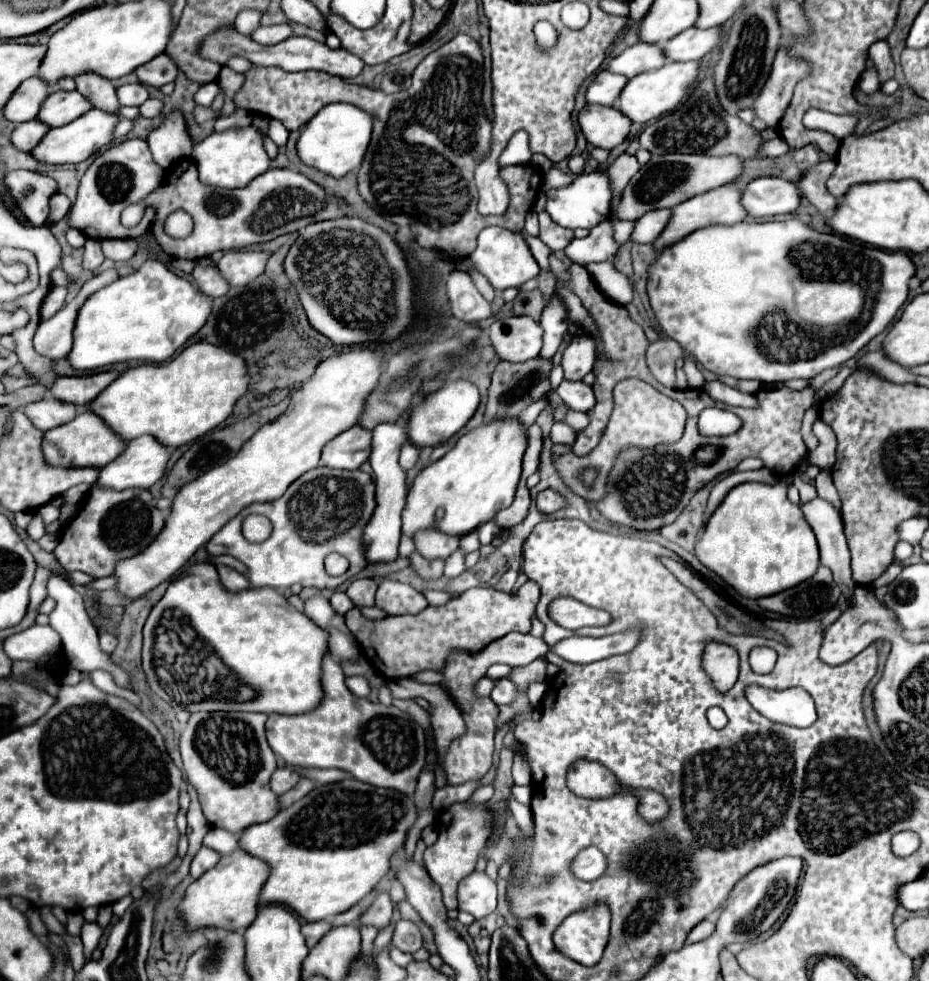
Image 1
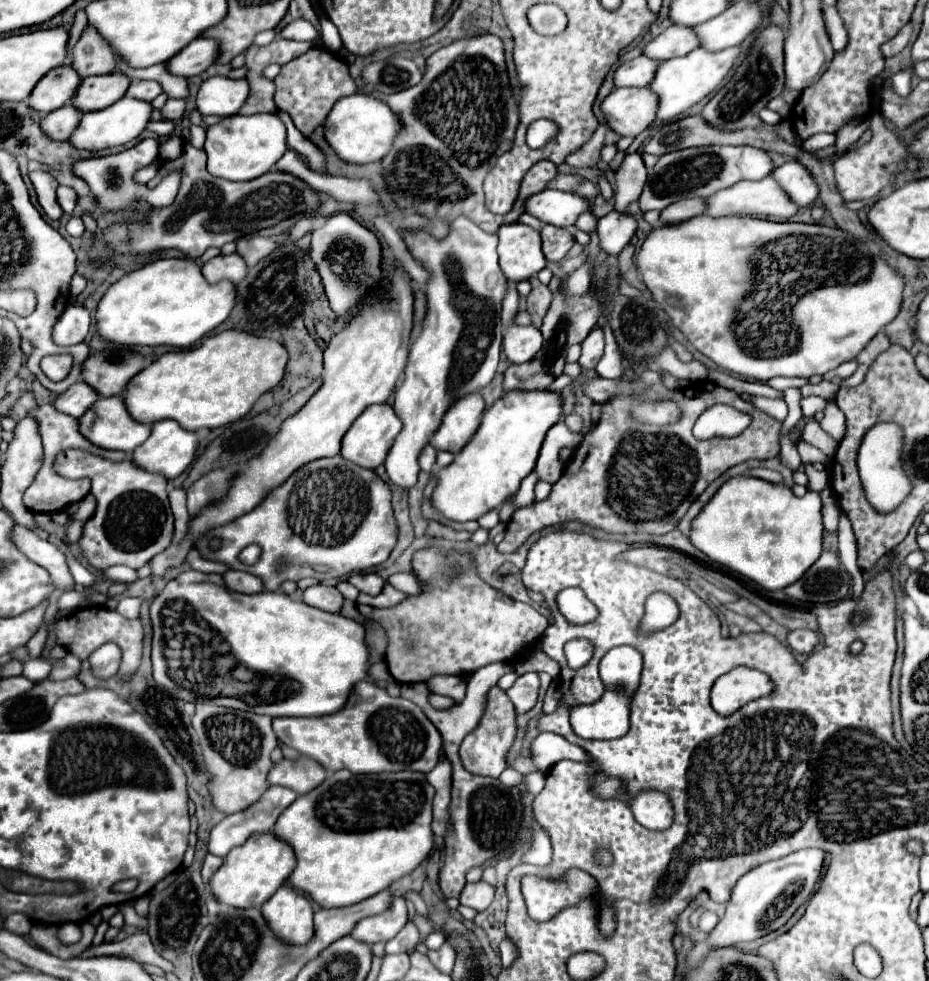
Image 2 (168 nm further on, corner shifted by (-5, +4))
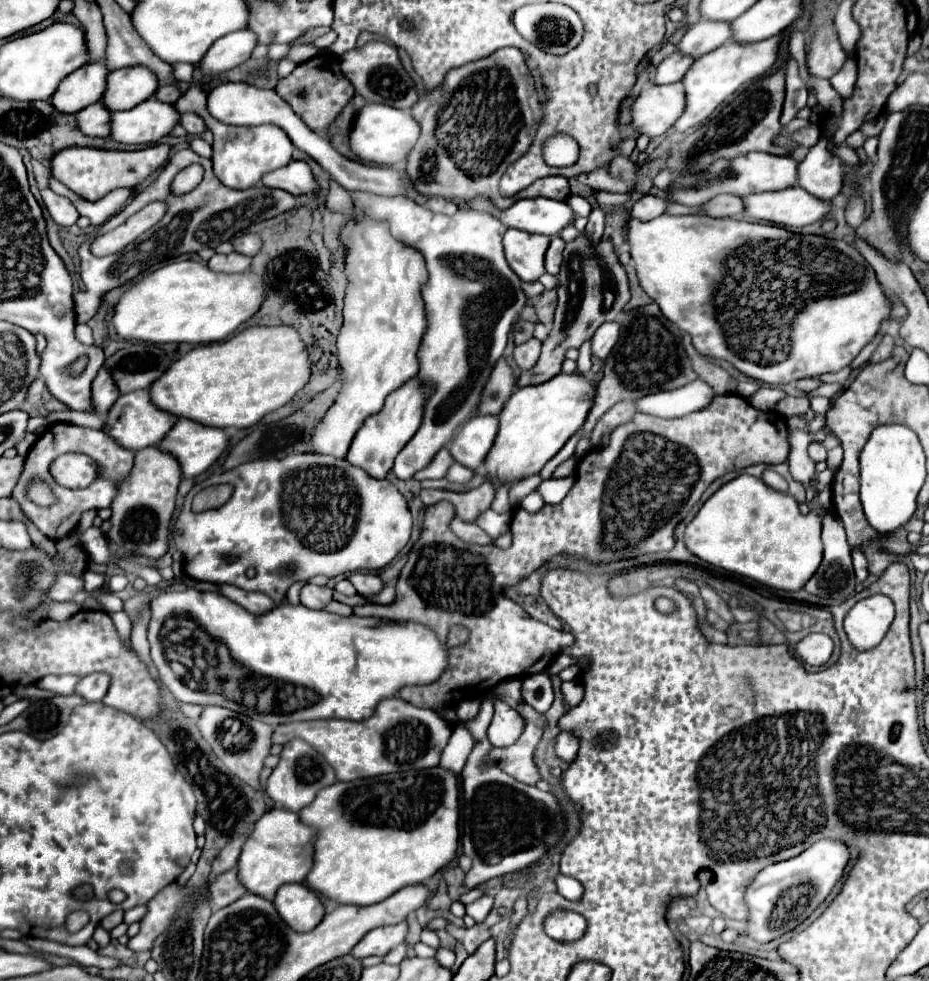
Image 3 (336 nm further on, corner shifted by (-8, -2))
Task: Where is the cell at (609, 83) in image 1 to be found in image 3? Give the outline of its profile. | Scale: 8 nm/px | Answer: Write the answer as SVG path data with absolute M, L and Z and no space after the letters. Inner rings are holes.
M673 52L667 56L661 64L653 68L653 76L649 78L651 84L673 84L683 78L683 72L687 72L687 66L693 64L691 56L683 56L681 52Z

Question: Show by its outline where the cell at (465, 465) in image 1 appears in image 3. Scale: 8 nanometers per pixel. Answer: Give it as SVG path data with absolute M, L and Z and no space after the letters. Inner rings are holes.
M559 374L541 386L517 388L499 412L497 438L475 474L485 474L487 482L499 486L503 482L517 482L537 474L573 436L593 404L595 386L587 376Z

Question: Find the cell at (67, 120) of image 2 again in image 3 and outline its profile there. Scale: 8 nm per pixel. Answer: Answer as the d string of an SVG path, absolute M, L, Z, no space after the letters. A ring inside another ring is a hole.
M101 102L89 104L75 114L77 130L85 136L107 136L109 132L109 118L107 108Z

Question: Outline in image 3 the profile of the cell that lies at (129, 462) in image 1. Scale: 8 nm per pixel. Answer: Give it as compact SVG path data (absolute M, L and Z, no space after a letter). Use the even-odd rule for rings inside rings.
M179 418L157 448L177 458L183 478L195 478L223 454L227 440L229 436L221 428L207 428Z

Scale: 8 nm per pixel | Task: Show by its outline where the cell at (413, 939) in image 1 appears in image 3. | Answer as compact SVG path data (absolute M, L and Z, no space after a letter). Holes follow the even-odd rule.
M401 942L401 944L395 946L387 956L383 956L383 962L385 962L385 964L399 964L405 956L407 956L407 942Z

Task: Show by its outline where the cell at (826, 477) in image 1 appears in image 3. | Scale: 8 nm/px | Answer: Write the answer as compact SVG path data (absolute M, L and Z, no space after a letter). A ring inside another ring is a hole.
M859 548L851 550L851 558L853 558L853 568L855 568L855 576L859 582L863 582L867 578L867 558Z

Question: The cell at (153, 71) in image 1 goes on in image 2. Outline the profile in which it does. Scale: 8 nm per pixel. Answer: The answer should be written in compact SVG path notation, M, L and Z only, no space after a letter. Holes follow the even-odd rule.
M196 38L172 60L168 60L168 70L176 76L190 78L216 64L218 56L220 56L220 46L216 38Z

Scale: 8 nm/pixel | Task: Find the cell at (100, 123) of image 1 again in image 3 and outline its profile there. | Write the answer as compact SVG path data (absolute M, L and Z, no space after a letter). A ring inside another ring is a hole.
M147 98L125 112L111 112L109 138L121 144L153 144L167 136L179 120L173 104Z

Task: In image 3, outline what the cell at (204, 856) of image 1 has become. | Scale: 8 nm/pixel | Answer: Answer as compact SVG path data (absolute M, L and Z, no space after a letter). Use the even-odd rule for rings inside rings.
M235 868L219 874L209 886L209 900L211 900L213 910L221 910L221 908L233 904L243 894L245 894L245 888L239 884Z

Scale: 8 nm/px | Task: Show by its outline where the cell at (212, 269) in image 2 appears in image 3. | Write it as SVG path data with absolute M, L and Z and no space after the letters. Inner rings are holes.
M233 252L233 254L215 254L207 266L213 270L213 272L225 272L225 274L241 274L241 272L247 272L249 270L249 264L251 264L251 258L249 256L243 256L239 252Z

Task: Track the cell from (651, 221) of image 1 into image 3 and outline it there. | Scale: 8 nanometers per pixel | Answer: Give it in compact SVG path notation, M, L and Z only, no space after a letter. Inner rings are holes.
M715 196L707 204L703 204L699 210L699 214L707 214L713 218L739 216L741 212L743 212L743 198L739 196Z

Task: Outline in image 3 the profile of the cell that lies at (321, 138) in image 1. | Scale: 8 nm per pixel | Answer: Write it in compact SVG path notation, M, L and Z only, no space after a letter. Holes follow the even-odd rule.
M365 104L353 120L353 128L349 134L349 148L359 160L367 164L391 166L407 158L407 152L415 146L417 138L419 138L419 124L411 120L411 114L407 110L397 110L387 104Z

